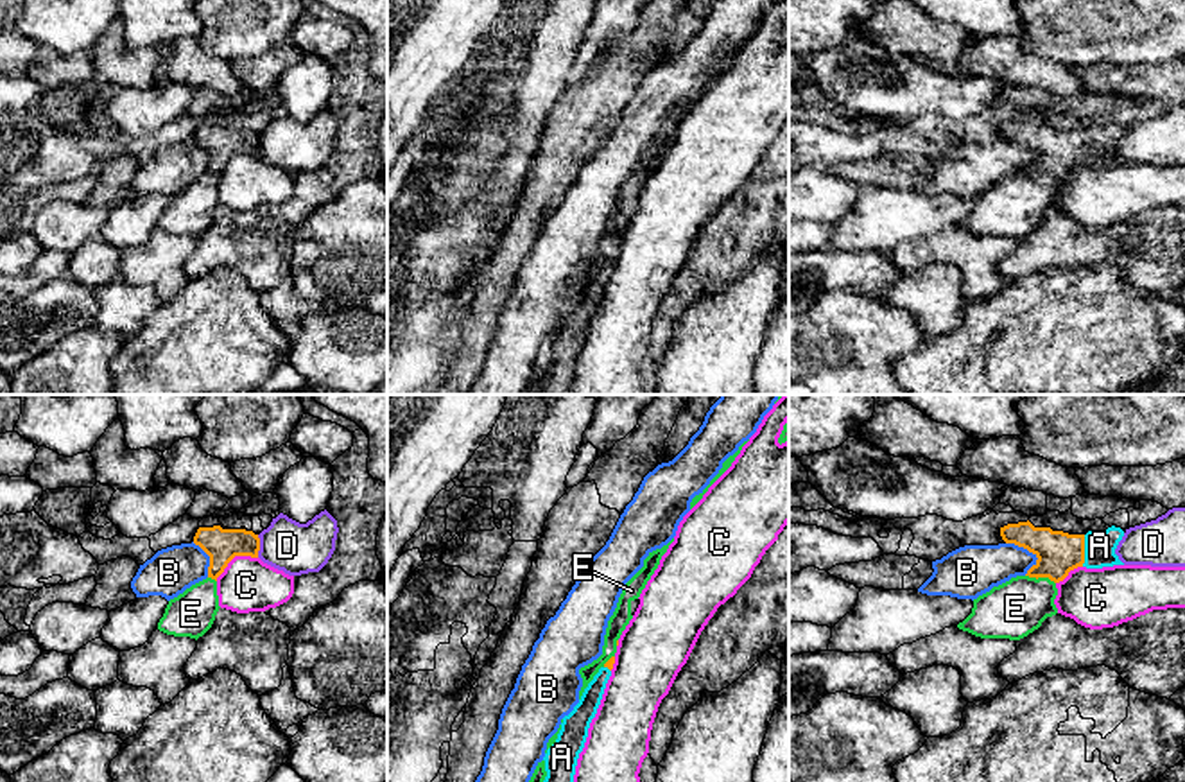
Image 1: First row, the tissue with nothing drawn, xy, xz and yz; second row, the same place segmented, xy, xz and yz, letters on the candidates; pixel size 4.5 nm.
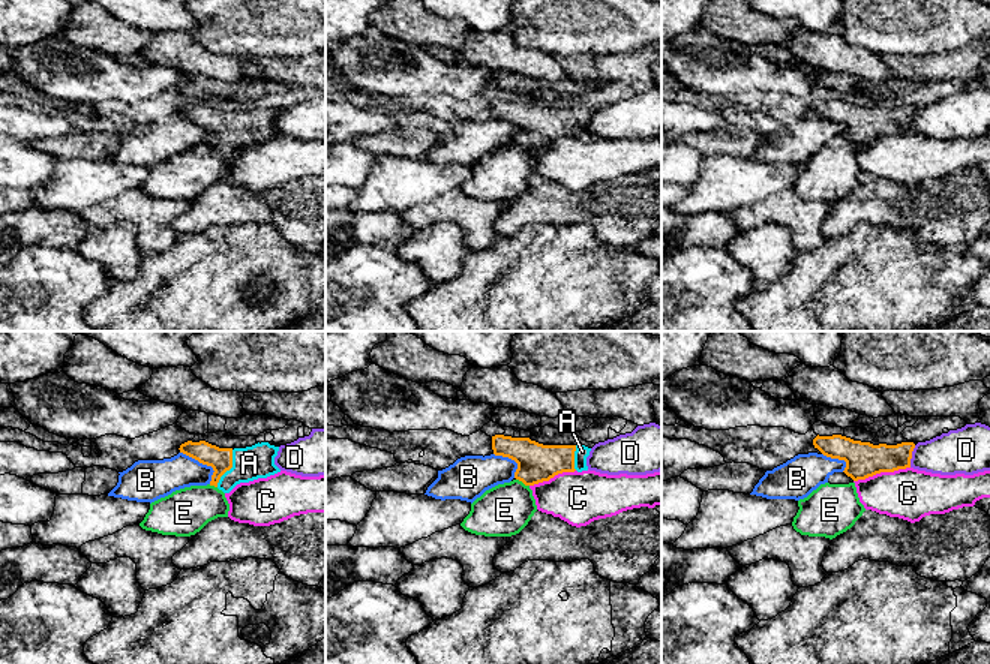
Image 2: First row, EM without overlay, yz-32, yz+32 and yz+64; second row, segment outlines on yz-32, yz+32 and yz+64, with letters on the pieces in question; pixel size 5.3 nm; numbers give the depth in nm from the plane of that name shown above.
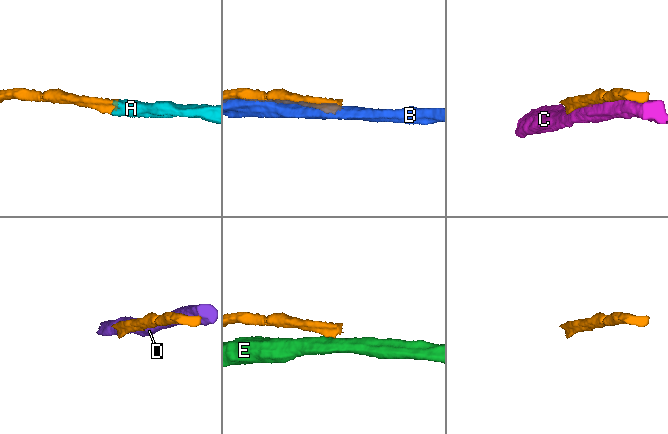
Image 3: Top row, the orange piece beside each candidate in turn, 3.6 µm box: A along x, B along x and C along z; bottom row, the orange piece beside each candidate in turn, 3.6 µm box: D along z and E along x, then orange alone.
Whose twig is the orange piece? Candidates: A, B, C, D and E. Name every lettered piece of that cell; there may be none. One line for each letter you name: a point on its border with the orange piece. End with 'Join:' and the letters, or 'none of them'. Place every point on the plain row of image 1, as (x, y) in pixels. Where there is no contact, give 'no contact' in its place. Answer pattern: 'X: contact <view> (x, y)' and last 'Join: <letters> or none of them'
A: contact yz (1083, 149)
Join: A

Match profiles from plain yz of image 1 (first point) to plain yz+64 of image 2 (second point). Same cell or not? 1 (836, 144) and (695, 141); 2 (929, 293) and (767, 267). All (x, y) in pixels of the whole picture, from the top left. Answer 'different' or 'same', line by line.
1: different
2: same

